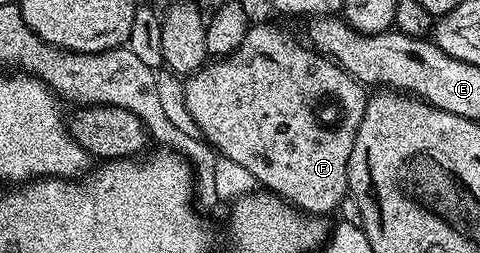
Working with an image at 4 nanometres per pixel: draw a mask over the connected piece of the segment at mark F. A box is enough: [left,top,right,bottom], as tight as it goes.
[184,24,367,215]

